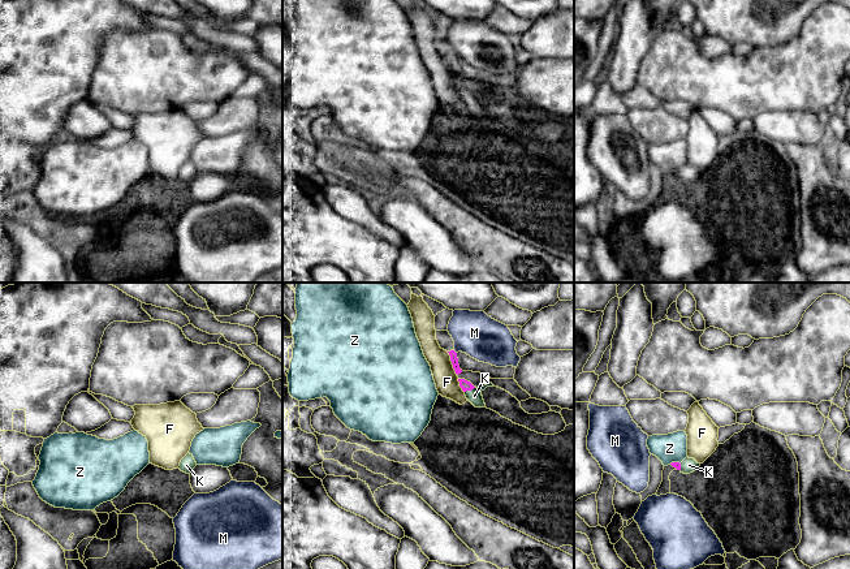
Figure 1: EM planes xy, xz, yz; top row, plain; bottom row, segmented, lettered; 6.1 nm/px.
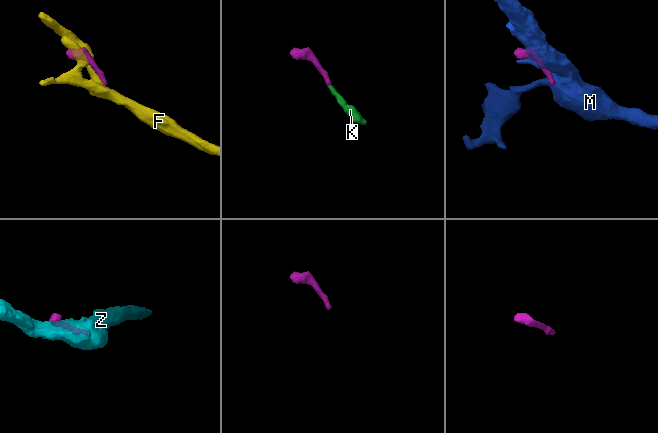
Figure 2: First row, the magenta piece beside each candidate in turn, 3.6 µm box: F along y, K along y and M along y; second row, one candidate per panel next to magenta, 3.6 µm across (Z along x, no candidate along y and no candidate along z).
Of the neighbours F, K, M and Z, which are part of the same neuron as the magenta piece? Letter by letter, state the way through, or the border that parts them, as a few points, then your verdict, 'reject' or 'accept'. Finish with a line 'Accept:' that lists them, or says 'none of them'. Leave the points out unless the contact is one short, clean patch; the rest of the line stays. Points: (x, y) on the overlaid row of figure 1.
F: reject
K: runs through xz (466, 386), (469, 389), (474, 396); accept
M: reject
Z: reject
Accept: K

